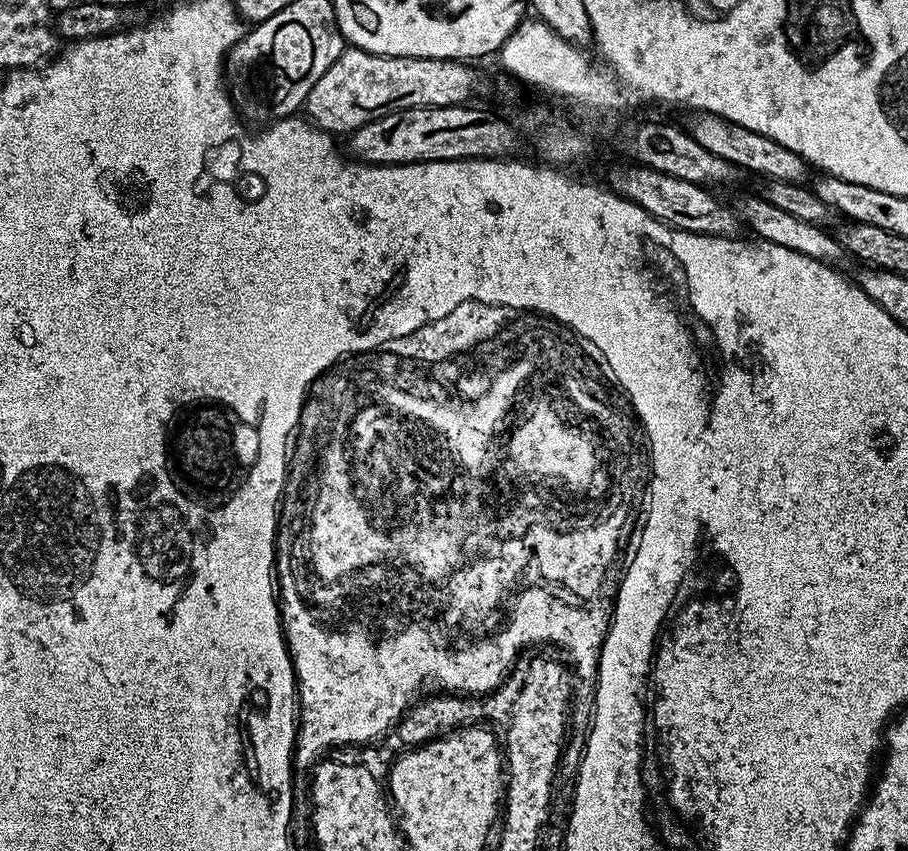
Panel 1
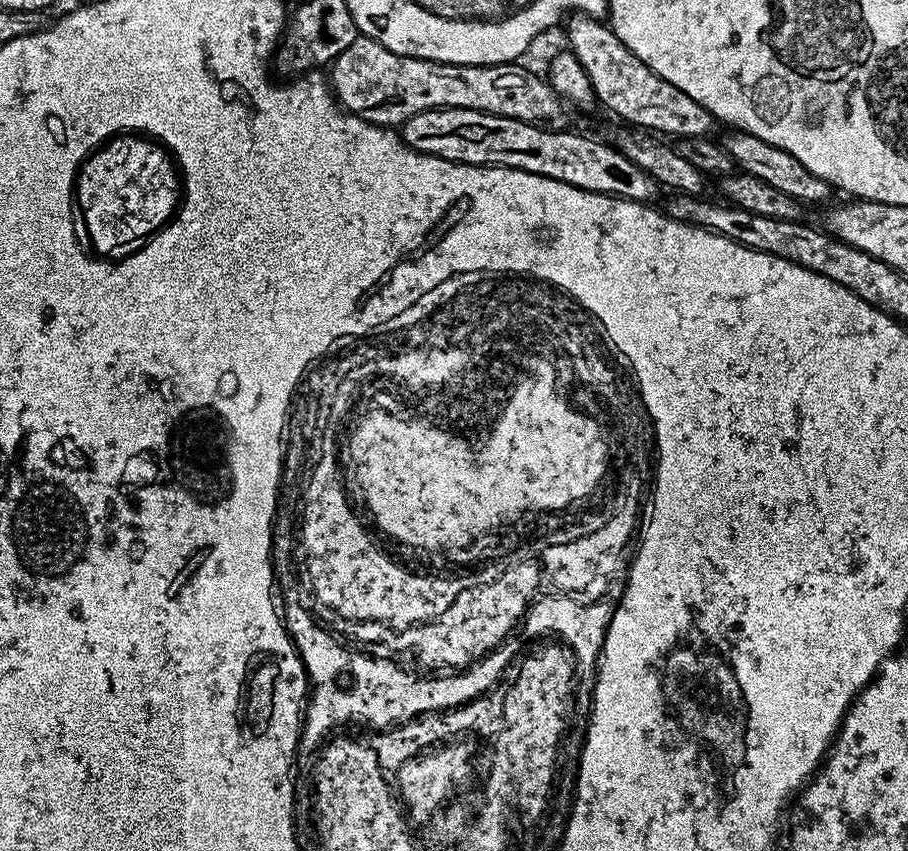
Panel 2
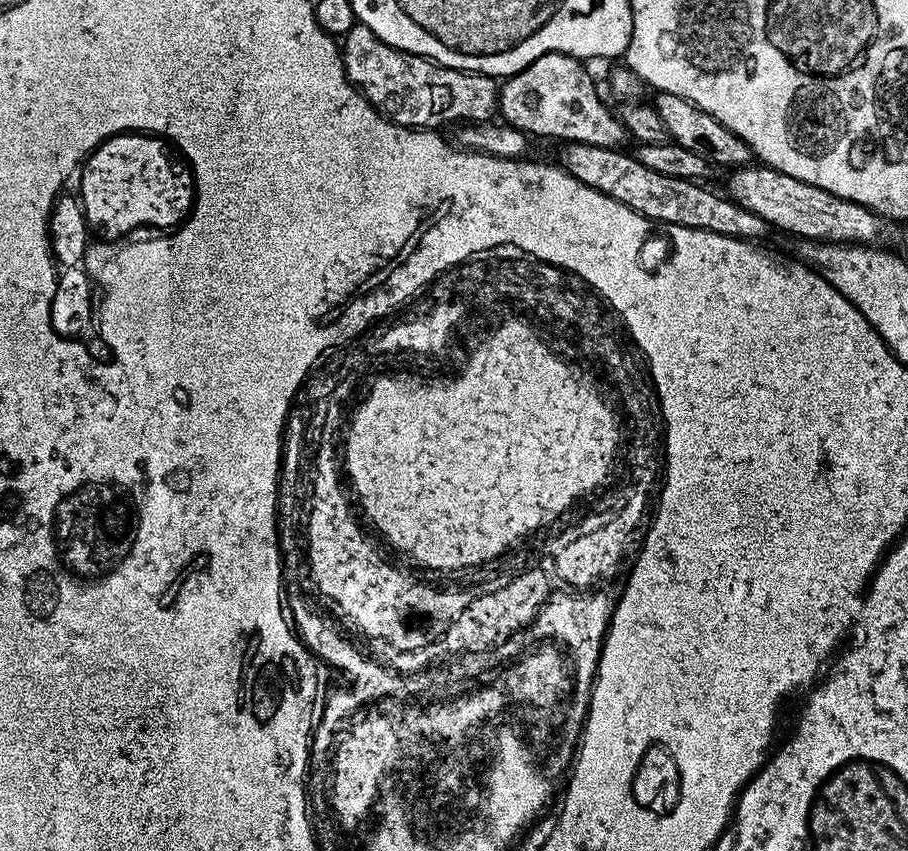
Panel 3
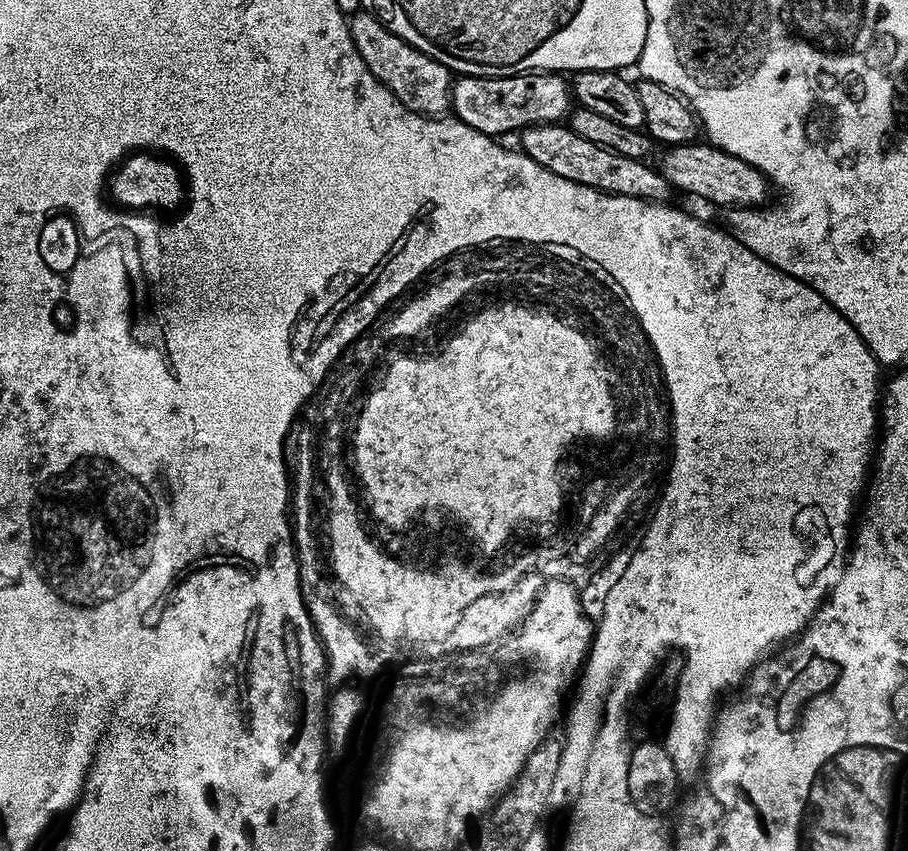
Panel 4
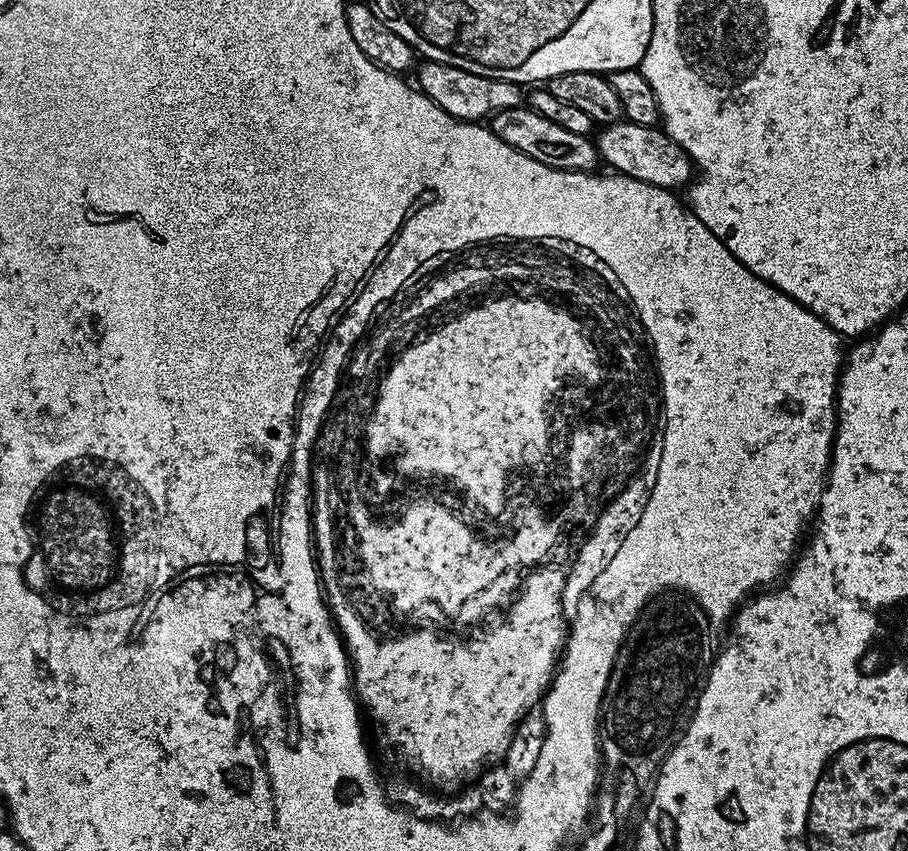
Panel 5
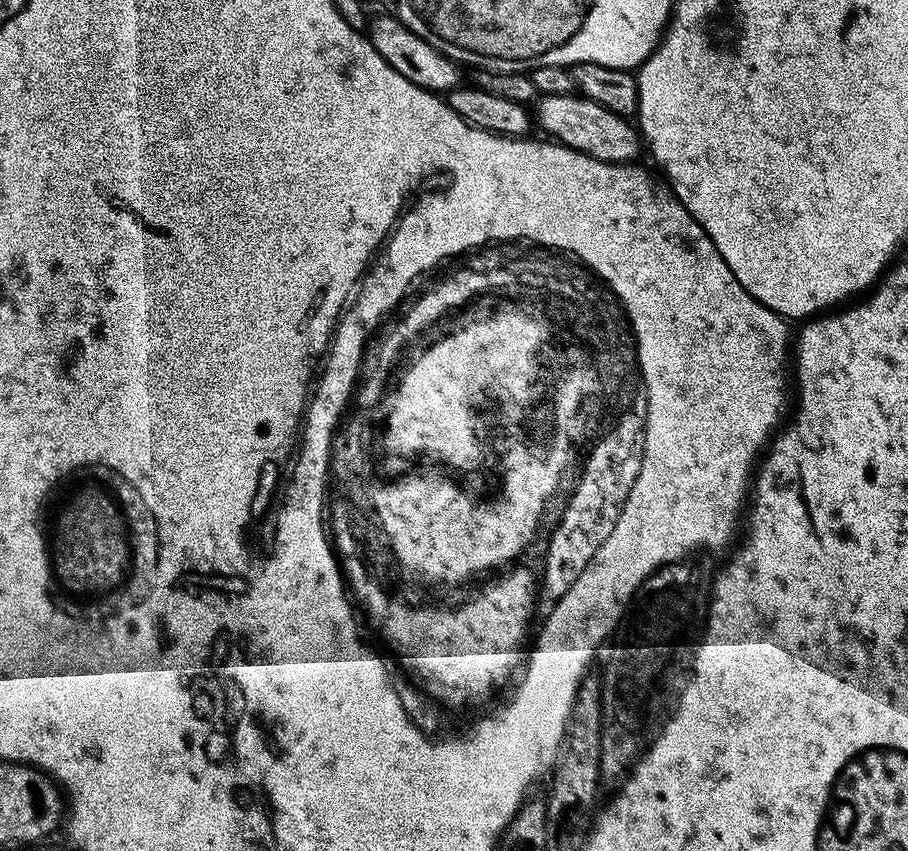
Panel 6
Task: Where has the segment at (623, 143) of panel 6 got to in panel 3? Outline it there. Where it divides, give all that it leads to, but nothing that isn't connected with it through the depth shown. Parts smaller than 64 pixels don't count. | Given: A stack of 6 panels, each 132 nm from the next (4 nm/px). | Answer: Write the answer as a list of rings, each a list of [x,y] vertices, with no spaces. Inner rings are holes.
[[[745,166],[735,169],[729,176],[732,177],[728,180],[726,192],[730,199],[758,214],[758,218],[765,220],[773,229],[793,232],[804,240],[866,245],[871,245],[875,241],[872,239],[880,232],[881,217],[866,206],[844,200],[818,186],[810,186],[810,182],[790,178],[790,174],[782,174],[776,168]]]

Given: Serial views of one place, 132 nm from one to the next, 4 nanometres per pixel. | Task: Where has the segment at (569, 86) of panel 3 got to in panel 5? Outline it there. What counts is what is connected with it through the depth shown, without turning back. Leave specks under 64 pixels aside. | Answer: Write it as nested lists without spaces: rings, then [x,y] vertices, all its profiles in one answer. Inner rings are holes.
[[[424,60],[421,65],[420,69],[415,69],[415,83],[419,91],[426,93],[439,108],[446,110],[446,114],[456,120],[484,122],[496,112],[521,107],[522,88],[514,82],[502,78],[486,78],[482,74],[470,74],[470,70],[458,70],[458,66],[436,64],[432,60]]]

